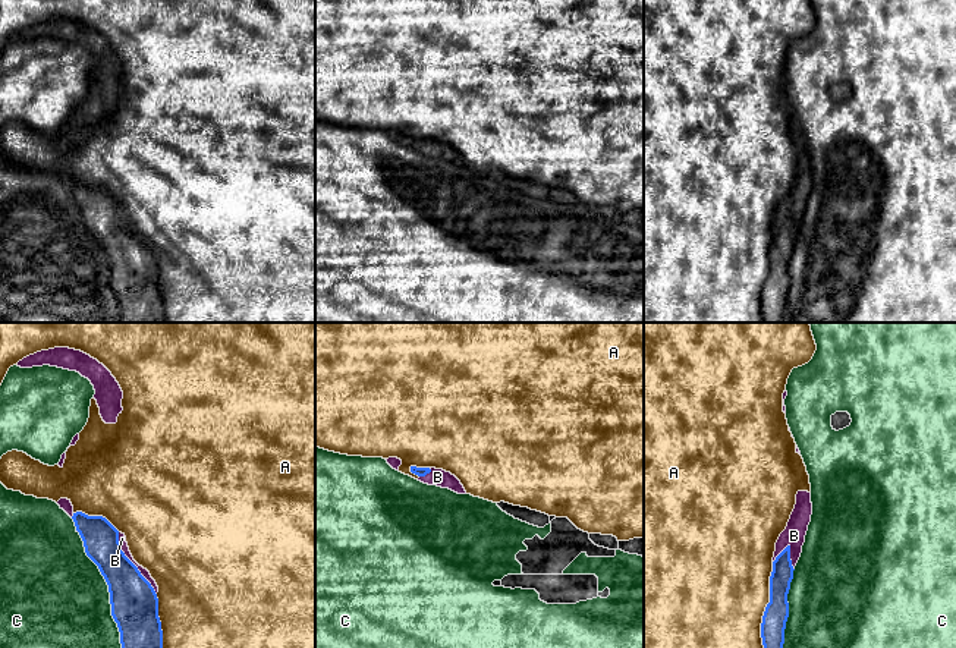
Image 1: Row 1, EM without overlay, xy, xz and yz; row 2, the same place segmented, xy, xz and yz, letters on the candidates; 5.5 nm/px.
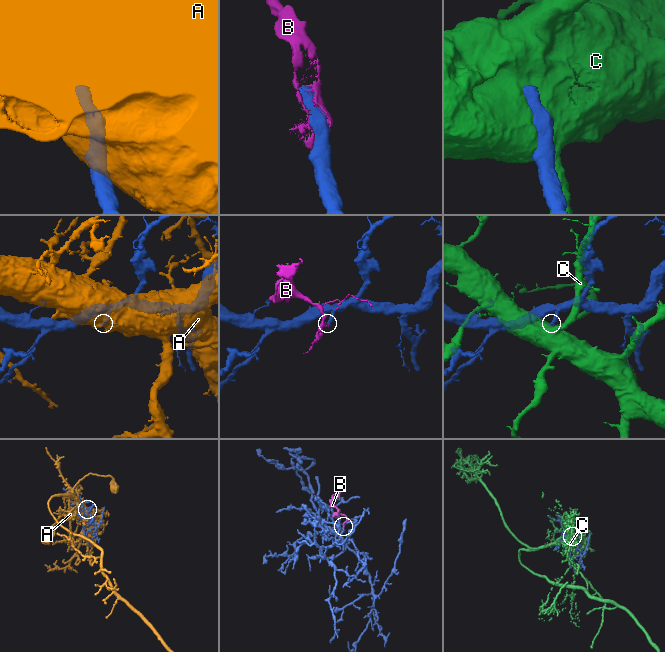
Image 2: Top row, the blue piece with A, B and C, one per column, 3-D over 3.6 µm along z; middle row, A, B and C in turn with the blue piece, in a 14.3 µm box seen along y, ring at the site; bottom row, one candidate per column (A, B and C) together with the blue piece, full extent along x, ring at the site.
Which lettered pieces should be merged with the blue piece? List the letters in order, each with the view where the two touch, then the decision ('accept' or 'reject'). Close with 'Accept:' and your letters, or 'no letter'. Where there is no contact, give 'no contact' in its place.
A: contact in yz; reject
B: contact in xy; accept
C: contact in xy; reject
Accept: B

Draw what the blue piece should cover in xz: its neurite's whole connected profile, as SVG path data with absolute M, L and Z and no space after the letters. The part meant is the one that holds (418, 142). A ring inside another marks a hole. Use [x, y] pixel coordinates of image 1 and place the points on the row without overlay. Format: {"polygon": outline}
{"polygon": "M411 138L411 144L418 147L418 152L424 155L449 160L457 166L466 166L460 152L455 147L443 141Z"}

